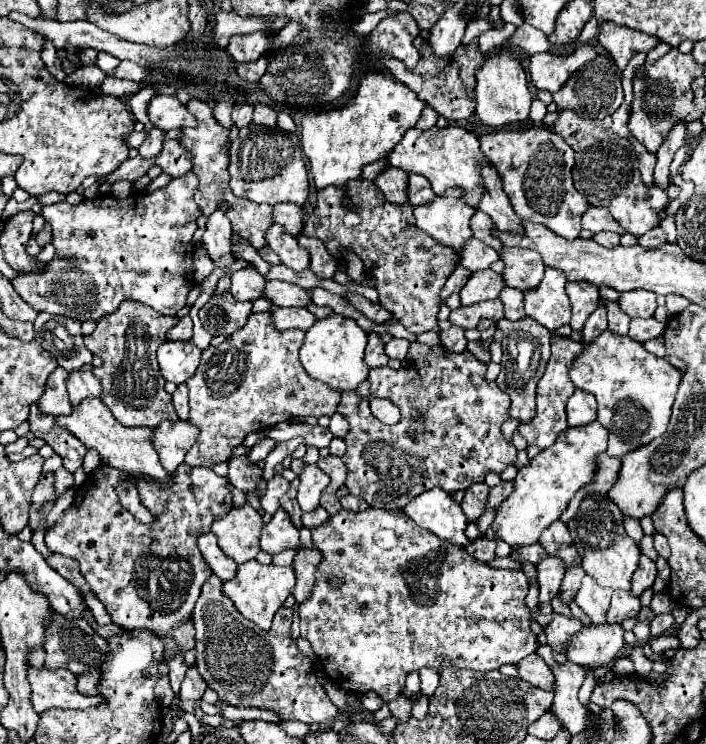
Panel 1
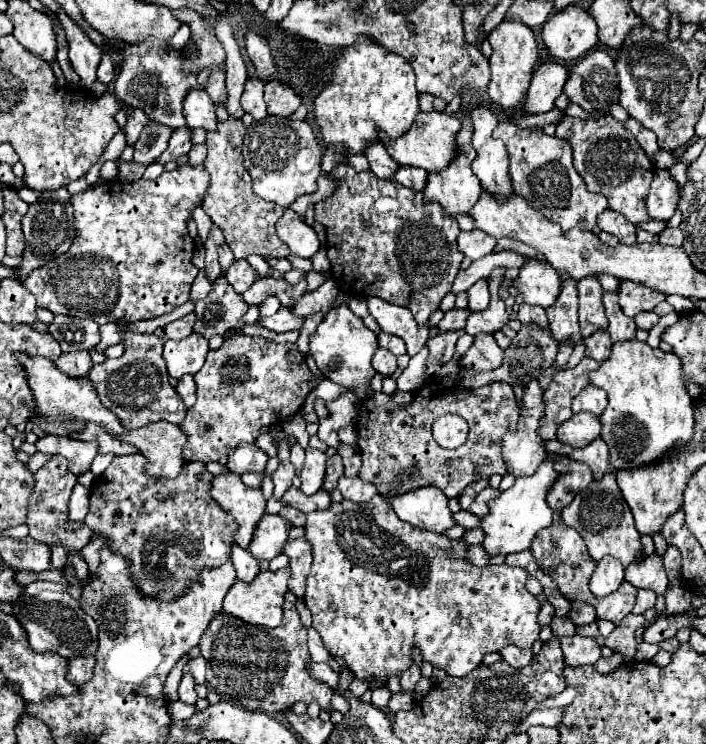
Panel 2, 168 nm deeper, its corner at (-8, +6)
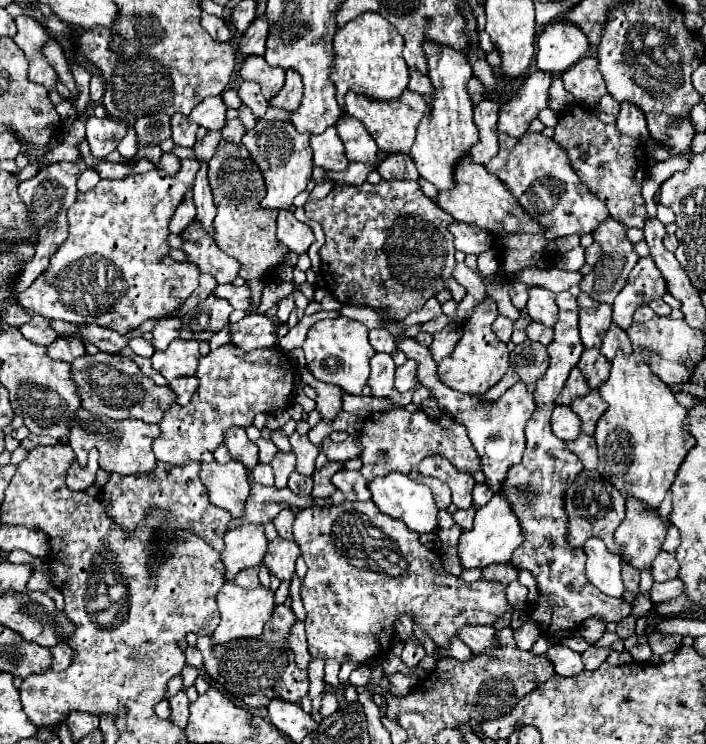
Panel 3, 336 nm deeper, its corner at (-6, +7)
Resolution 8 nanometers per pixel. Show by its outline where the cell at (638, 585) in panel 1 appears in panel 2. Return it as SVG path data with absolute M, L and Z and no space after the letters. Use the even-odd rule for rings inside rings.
M640 589L638 591L638 601L636 601L632 613L634 615L644 615L644 611L650 609L650 607L654 607L654 603L656 603L656 593L648 591L648 589Z

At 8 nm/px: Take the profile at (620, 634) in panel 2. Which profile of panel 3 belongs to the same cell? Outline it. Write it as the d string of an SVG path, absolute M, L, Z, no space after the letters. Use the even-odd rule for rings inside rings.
M590 646L582 656L584 656L584 664L588 670L594 670L598 668L598 664L606 662L608 654L610 654L612 648L598 648L598 646Z

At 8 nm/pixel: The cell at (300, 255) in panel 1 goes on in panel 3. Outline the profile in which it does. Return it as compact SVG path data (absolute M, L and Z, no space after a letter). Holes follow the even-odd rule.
M282 210L278 212L278 222L276 222L276 236L278 240L288 246L296 254L308 252L310 244L314 242L314 234L308 224L296 220L292 210Z

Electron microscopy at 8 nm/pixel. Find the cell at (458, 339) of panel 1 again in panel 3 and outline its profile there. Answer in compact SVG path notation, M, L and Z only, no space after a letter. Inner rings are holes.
M406 360L402 366L396 368L396 382L394 382L394 386L396 386L398 392L406 392L418 382L416 368L418 368L418 364L414 364L414 360Z

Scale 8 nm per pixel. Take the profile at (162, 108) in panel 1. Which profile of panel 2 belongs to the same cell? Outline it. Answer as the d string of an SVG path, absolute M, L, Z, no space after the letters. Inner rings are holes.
M206 91L188 93L184 99L184 117L190 129L216 129L216 105Z

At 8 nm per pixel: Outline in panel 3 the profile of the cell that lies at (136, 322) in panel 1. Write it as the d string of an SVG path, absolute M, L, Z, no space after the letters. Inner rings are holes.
M104 352L80 356L72 362L72 380L78 386L82 408L100 416L110 416L112 420L140 418L144 422L158 422L170 406L176 404L176 394L170 388L156 386L154 380L142 374L138 364L126 356L110 356Z

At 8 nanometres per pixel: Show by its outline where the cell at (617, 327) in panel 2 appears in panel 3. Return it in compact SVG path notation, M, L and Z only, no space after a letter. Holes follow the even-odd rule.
M612 324L610 330L608 330L606 336L604 336L604 342L602 342L600 352L602 352L608 360L614 360L614 354L616 354L618 348L624 350L626 354L630 354L632 344L630 344L630 338L628 338L626 330L620 330L616 324Z

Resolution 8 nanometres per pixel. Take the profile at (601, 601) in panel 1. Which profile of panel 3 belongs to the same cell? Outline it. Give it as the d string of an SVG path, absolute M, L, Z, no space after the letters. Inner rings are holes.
M590 538L584 544L584 552L588 556L586 560L586 576L588 580L604 594L608 596L622 596L624 584L620 576L620 560L618 554L612 554L606 544L598 538Z

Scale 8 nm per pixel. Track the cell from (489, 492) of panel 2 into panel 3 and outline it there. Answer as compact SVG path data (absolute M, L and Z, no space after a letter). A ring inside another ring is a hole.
M474 506L468 508L468 510L456 510L456 512L454 512L454 522L456 522L462 530L468 530L468 528L472 528L472 524L474 524L474 514L476 514L476 508L474 508Z

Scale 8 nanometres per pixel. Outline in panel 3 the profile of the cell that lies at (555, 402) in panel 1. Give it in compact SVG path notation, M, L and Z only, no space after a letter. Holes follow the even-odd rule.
M574 368L568 376L568 382L566 386L562 388L560 396L558 396L558 406L570 406L574 398L578 396L584 396L586 392L590 390L590 386L586 384L586 376L582 376L582 372L578 372L578 368Z

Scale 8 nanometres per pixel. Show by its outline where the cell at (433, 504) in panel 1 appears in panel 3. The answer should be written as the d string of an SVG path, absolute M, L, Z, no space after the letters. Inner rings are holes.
M386 474L382 478L376 478L374 482L370 482L370 492L372 492L372 500L374 504L388 516L398 518L402 522L406 522L406 526L414 532L434 532L438 528L438 506L434 504L434 496L430 492L430 488L426 488L424 484L408 478L406 474Z

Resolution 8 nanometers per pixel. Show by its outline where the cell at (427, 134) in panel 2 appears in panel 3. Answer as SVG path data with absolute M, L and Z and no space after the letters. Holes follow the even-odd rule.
M406 90L402 94L402 98L396 100L396 102L368 100L364 96L358 96L354 92L348 92L348 96L346 96L346 112L350 116L358 118L368 128L368 132L372 134L372 138L376 140L376 144L378 144L378 148L382 152L408 156L410 154L410 148L412 148L412 142L414 142L414 136L416 136L416 126L420 124L420 120L424 116L430 116L430 106L424 100L424 96L414 94L410 90Z

